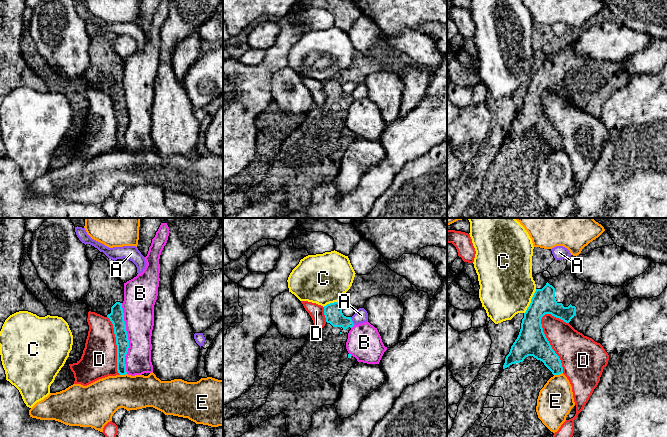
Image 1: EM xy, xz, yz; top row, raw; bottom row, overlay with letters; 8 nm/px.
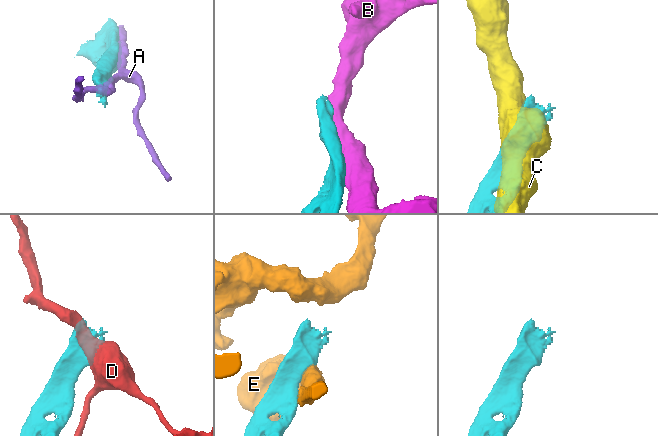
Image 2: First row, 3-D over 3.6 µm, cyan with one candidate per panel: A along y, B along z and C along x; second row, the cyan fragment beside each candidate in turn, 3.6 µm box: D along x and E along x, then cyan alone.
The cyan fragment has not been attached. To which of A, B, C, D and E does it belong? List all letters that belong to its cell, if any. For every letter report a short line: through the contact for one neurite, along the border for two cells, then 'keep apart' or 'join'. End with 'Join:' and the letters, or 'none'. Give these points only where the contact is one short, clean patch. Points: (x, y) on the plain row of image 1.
A: keep apart
B: keep apart
C: keep apart
D: keep apart
E: line yz (562, 148), (554, 151); keep apart
Join: none

